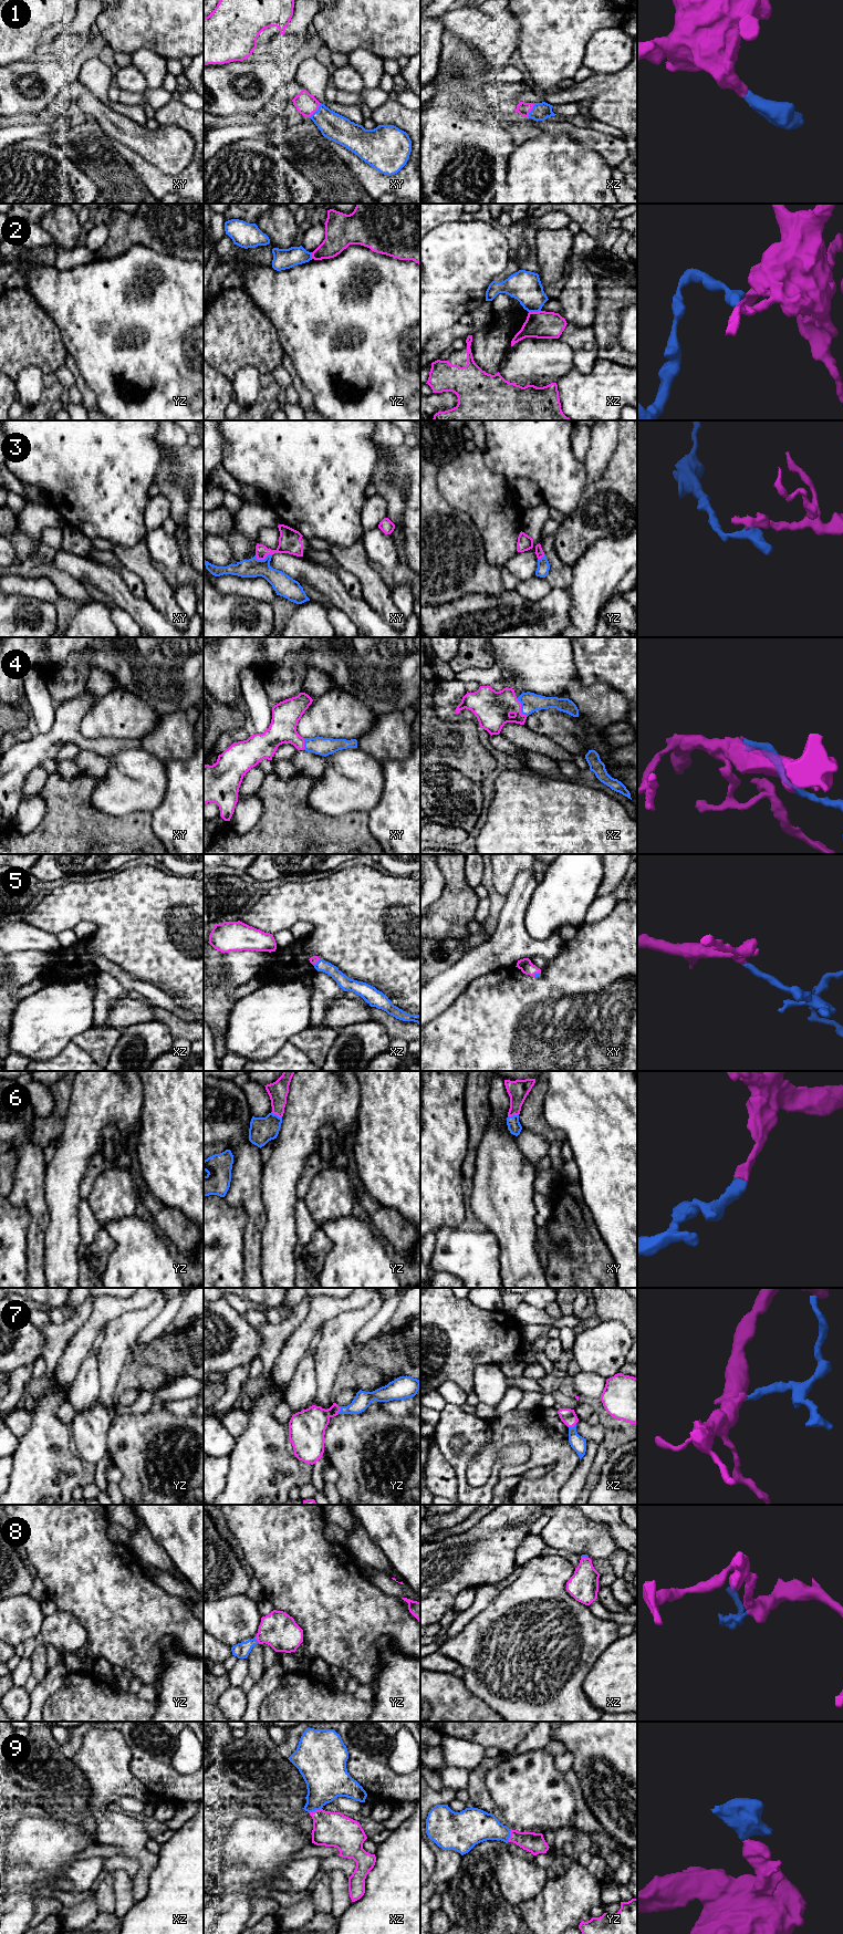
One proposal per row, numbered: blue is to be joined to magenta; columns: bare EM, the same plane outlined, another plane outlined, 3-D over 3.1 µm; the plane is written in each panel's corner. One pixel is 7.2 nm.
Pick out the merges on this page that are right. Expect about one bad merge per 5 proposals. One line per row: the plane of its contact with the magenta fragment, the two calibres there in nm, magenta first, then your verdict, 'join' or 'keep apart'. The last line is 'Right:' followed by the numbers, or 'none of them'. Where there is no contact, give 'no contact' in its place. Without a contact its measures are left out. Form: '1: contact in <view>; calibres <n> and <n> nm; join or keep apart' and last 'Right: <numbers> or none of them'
1: contact in xy; calibres 160 and 200 nm; join
2: contact in xz; calibres 200 and 220 nm; keep apart
3: contact in xy; calibres 160 and 150 nm; join
4: contact in xz; calibres 260 and 140 nm; join
5: contact in xz; calibres 60 and 90 nm; join
6: contact in xy; calibres 150 and 100 nm; join
7: contact in yz; calibres 240 and 120 nm; join
8: contact in yz; calibres 260 and 110 nm; join
9: contact in xz; calibres 260 and 300 nm; join
Right: 1, 3, 4, 5, 6, 7, 8, 9

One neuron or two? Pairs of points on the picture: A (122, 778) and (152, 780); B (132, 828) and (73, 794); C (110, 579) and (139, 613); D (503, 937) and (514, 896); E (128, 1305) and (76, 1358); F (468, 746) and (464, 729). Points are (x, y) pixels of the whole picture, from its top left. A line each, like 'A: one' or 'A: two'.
A: one
B: one
C: one
D: one
E: one
F: one

